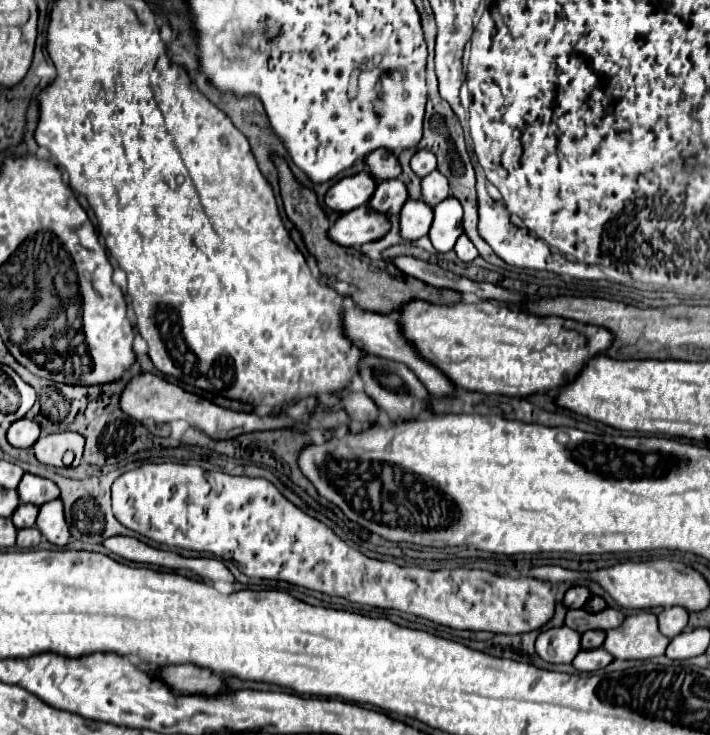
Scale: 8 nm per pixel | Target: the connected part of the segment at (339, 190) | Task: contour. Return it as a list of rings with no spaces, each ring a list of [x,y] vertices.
[[[368,172],[338,180],[324,196],[324,204],[336,212],[350,212],[366,204],[376,188],[376,180]]]

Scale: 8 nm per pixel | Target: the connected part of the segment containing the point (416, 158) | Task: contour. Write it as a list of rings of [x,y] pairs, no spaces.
[[[418,150],[418,152],[412,156],[410,166],[412,166],[412,170],[414,170],[416,176],[424,178],[424,176],[428,176],[430,172],[436,170],[436,156],[434,156],[430,150]]]

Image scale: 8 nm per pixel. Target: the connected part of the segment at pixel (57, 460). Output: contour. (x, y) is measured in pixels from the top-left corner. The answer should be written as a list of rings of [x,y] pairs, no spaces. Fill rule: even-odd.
[[[76,432],[48,434],[48,436],[40,436],[32,448],[34,448],[34,456],[38,458],[38,462],[48,464],[48,466],[64,466],[62,458],[70,450],[70,452],[74,452],[72,466],[78,466],[80,458],[82,458],[84,440]]]

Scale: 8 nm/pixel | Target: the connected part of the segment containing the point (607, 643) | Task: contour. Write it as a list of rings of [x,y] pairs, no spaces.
[[[650,612],[630,614],[624,624],[606,632],[602,648],[620,660],[648,660],[662,656],[670,640],[660,634],[656,616]]]

